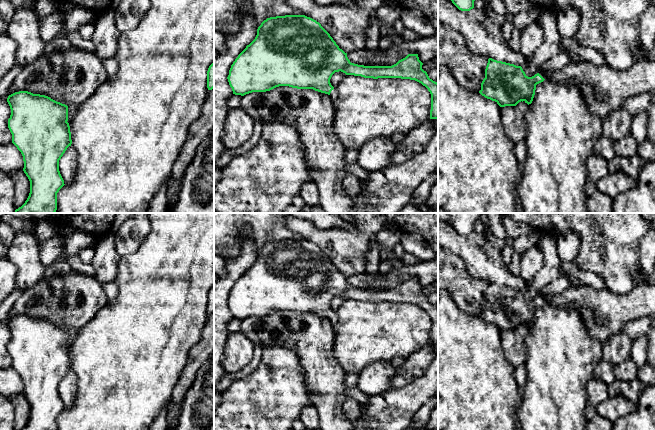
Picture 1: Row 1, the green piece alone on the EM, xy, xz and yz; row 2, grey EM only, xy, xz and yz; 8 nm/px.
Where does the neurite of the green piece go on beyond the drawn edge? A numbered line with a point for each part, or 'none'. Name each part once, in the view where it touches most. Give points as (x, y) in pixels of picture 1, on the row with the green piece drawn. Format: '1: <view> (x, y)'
1: yz (562, 59)

